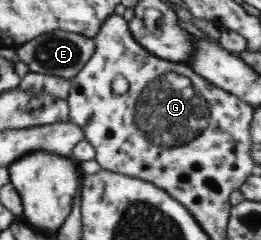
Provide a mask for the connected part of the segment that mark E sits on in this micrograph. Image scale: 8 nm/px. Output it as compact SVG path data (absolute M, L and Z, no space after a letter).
M54 30L52 33L38 35L36 39L20 45L16 49L16 57L18 61L27 65L30 72L70 79L80 71L93 52L92 39L64 30Z

